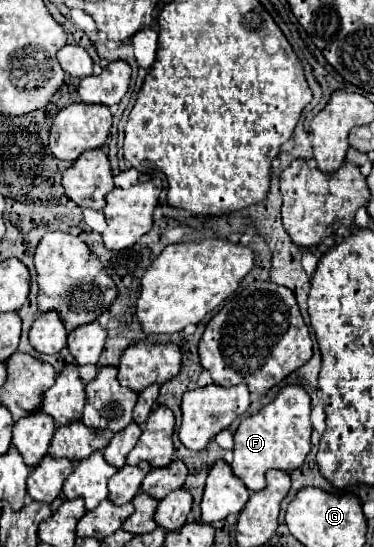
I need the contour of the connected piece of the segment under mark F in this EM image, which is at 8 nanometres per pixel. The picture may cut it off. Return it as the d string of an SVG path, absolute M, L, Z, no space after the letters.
M300 385L284 387L272 403L260 409L256 415L248 415L240 421L234 433L234 459L230 463L232 473L242 479L248 491L262 491L266 485L264 473L268 469L280 469L292 473L298 469L310 453L310 395Z

